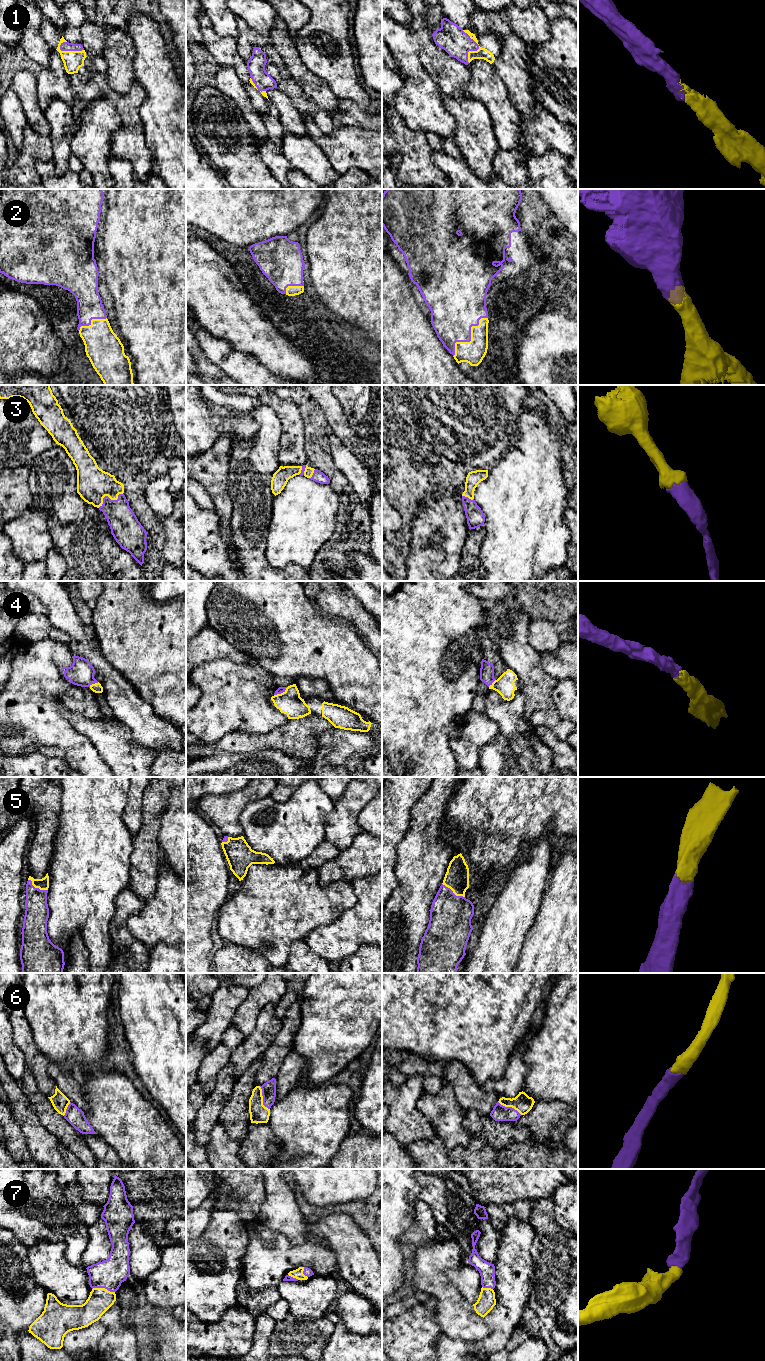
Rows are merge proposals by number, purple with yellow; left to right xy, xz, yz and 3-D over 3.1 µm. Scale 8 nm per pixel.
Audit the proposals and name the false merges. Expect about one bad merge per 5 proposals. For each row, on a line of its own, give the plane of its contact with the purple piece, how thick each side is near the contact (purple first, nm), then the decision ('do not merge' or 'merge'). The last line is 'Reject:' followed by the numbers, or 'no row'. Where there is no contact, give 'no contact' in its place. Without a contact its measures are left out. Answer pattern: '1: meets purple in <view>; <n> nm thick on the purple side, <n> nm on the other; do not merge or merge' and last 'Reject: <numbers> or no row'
1: meets purple in yz; 220 nm thick on the purple side, 90 nm on the other; merge
2: meets purple in yz; 360 nm thick on the purple side, 190 nm on the other; merge
3: meets purple in xy; 240 nm thick on the purple side, 280 nm on the other; merge
4: meets purple in xz; 50 nm thick on the purple side, 190 nm on the other; merge
5: meets purple in yz; 340 nm thick on the purple side, 190 nm on the other; merge
6: meets purple in xz; 110 nm thick on the purple side, 150 nm on the other; merge
7: meets purple in xy; 240 nm thick on the purple side, 190 nm on the other; merge
Reject: no row

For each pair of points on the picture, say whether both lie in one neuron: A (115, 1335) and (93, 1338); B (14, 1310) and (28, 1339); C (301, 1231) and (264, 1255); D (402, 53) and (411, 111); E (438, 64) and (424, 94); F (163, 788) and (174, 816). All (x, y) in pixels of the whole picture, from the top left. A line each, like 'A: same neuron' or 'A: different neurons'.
A: different neurons
B: different neurons
C: different neurons
D: same neuron
E: different neurons
F: different neurons

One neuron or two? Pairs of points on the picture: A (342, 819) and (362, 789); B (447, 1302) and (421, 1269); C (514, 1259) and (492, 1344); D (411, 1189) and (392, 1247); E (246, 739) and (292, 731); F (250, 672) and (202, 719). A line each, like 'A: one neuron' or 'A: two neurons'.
A: one neuron
B: one neuron
C: one neuron
D: one neuron
E: one neuron
F: one neuron

